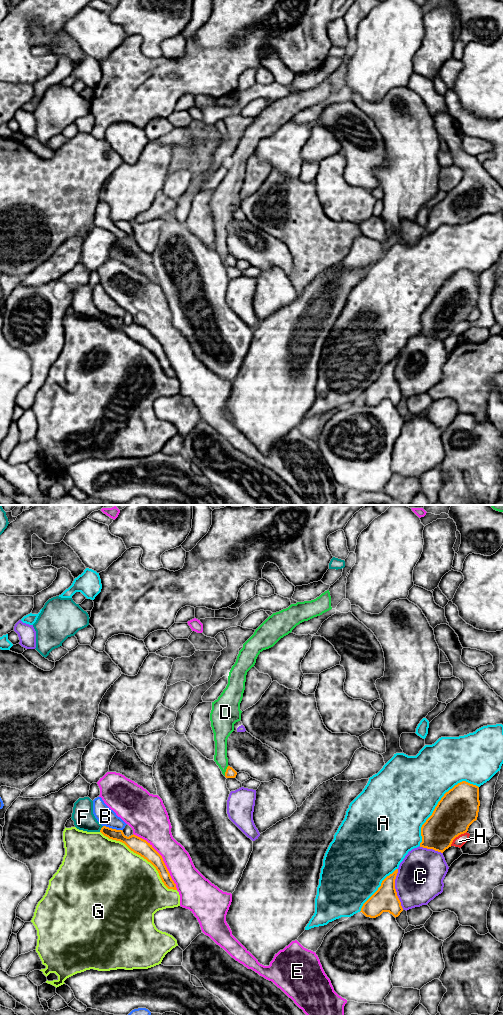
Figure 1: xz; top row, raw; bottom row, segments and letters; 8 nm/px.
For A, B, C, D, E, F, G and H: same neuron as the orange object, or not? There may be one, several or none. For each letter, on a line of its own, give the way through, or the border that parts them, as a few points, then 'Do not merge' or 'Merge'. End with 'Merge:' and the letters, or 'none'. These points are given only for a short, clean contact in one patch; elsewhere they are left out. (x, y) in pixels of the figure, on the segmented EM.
A: Do not merge
B: Do not merge
C: Do not merge
D: Boundary: xz (228, 766), (224, 775). Do not merge
E: Do not merge
F: Do not merge
G: Do not merge
H: Do not merge
Merge: none

